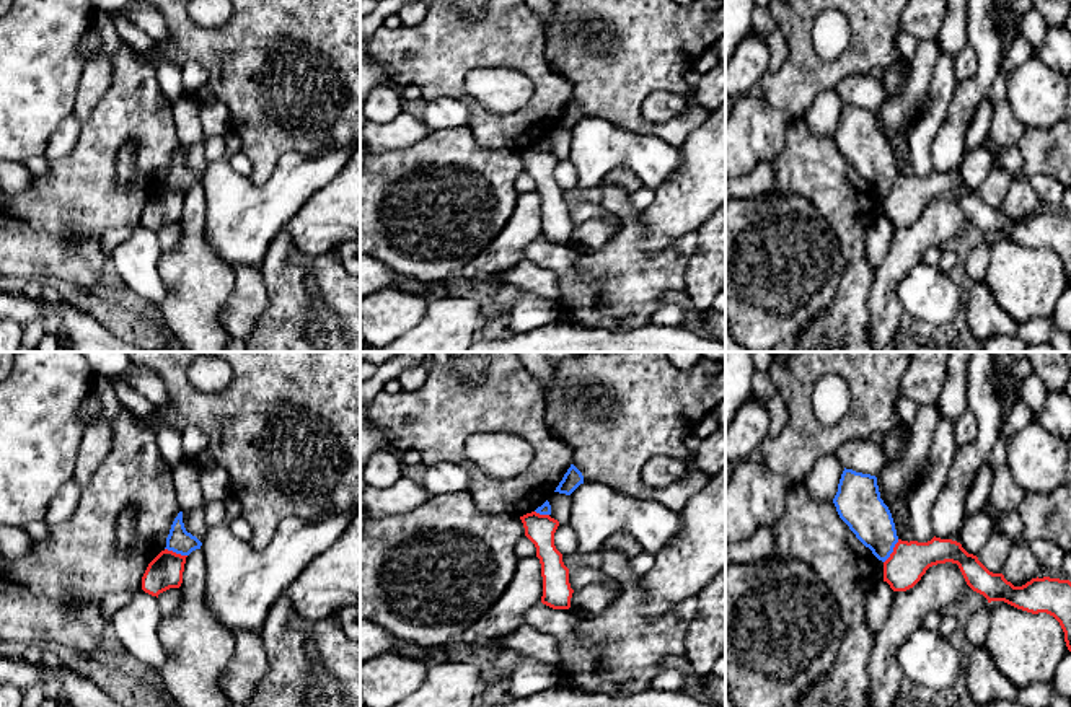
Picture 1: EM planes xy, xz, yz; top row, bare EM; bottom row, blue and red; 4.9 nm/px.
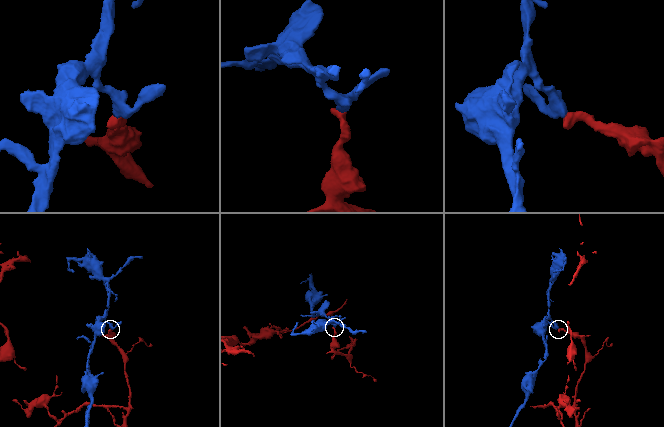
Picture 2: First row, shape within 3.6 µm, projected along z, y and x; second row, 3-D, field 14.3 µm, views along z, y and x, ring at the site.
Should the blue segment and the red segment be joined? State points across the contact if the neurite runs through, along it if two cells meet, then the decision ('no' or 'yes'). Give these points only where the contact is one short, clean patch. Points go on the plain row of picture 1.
border yz (899, 175), (884, 197); no

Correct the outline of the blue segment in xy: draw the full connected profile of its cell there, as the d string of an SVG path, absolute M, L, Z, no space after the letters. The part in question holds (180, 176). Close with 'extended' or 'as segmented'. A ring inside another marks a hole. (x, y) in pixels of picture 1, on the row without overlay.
M179 147L171 160L165 184L181 191L189 191L192 186L201 184L201 181L202 178L186 166L183 158L183 147Z; as segmented

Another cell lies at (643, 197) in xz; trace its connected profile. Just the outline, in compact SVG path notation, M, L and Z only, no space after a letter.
M644 186L629 194L629 202L634 209L644 210L654 202L654 191Z

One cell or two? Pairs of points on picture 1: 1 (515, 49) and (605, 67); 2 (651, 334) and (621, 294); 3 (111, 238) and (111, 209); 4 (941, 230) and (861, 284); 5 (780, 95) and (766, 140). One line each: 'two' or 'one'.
1: two
2: two
3: two
4: two
5: two

